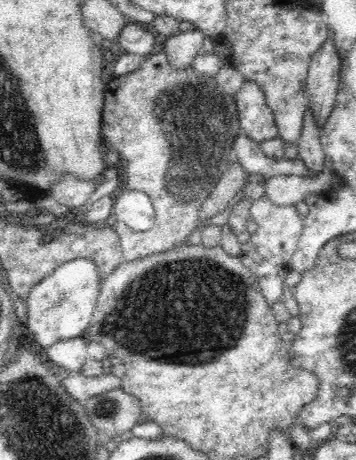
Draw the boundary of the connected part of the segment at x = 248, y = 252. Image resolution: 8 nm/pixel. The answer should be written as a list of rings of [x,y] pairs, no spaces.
[[[263,195],[252,201],[250,216],[258,224],[258,228],[253,235],[251,234],[247,243],[241,244],[242,252],[239,257],[258,277],[259,286],[268,305],[275,302],[284,303],[288,297],[288,294],[284,293],[285,278],[290,271],[291,258],[298,248],[303,232],[302,215],[295,206],[274,205],[268,196]]]

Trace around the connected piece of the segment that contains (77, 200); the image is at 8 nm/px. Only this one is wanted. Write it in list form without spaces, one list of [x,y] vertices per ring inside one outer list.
[[[107,169],[98,178],[92,180],[80,180],[70,173],[64,173],[51,186],[49,194],[65,207],[79,208],[100,184],[116,177],[114,171]]]

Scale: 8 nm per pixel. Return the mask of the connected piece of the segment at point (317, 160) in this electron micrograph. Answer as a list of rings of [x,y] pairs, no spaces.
[[[308,108],[303,118],[303,129],[297,142],[298,155],[304,159],[312,173],[319,174],[328,164],[328,158],[321,147],[321,128],[316,124],[312,109]]]

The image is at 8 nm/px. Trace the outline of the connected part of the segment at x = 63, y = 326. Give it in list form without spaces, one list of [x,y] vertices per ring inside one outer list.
[[[81,258],[69,260],[54,269],[48,277],[44,277],[36,287],[30,290],[26,298],[28,303],[28,325],[26,336],[28,340],[35,340],[42,347],[42,351],[50,348],[62,340],[81,337],[89,327],[93,314],[97,308],[97,301],[100,295],[101,278],[96,263],[90,259]]]

